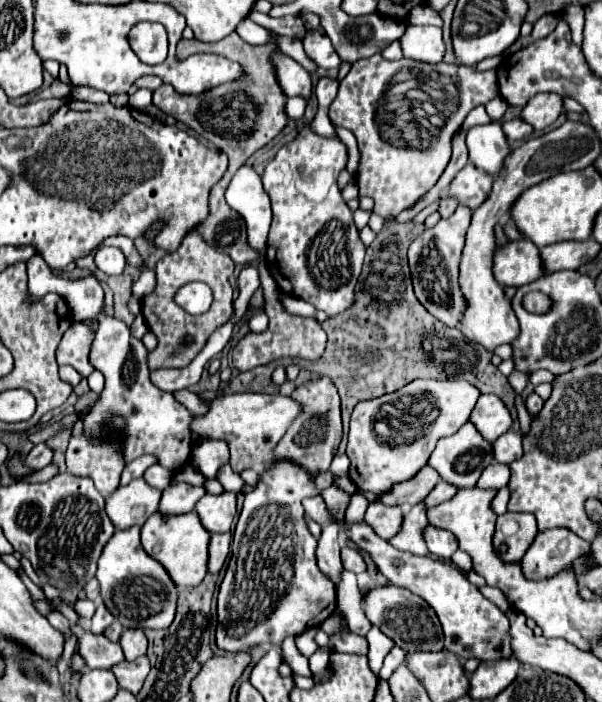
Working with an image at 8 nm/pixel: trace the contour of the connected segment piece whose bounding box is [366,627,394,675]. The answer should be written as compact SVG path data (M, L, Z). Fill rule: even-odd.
M372 627L370 633L366 635L366 639L368 639L368 663L370 663L370 669L378 675L378 671L382 667L382 661L390 653L394 643L378 627Z

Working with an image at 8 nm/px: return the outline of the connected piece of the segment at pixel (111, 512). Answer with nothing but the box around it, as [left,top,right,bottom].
[106,479,162,529]

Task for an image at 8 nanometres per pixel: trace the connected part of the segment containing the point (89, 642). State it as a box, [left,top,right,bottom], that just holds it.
[74,627,124,669]

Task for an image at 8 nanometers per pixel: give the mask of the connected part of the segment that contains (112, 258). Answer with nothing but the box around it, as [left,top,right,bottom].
[94,247,126,275]

